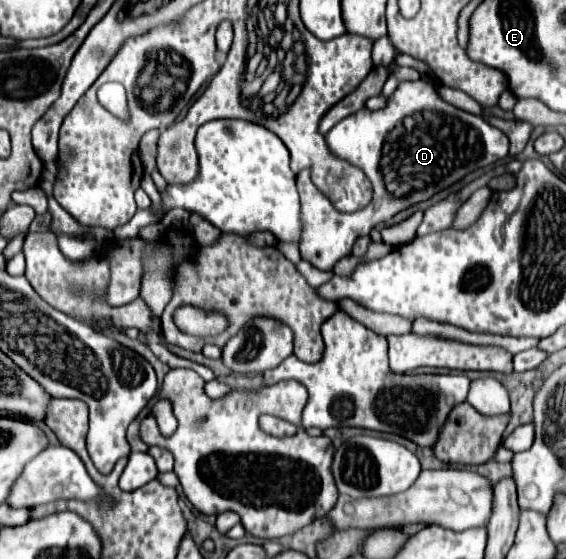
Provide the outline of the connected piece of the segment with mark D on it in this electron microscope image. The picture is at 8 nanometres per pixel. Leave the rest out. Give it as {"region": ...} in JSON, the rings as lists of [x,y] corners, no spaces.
{"region":[[[424,78],[400,82],[384,110],[362,108],[358,114],[338,122],[326,134],[326,142],[338,156],[366,174],[374,194],[366,208],[346,214],[334,208],[330,198],[312,184],[310,172],[298,174],[296,182],[302,202],[302,220],[306,220],[300,254],[302,260],[308,260],[318,270],[332,270],[338,260],[350,254],[356,238],[370,234],[372,228],[388,222],[398,212],[430,200],[476,168],[506,158],[510,146],[508,136],[490,126],[482,116],[464,112],[440,100],[436,86]]]}

